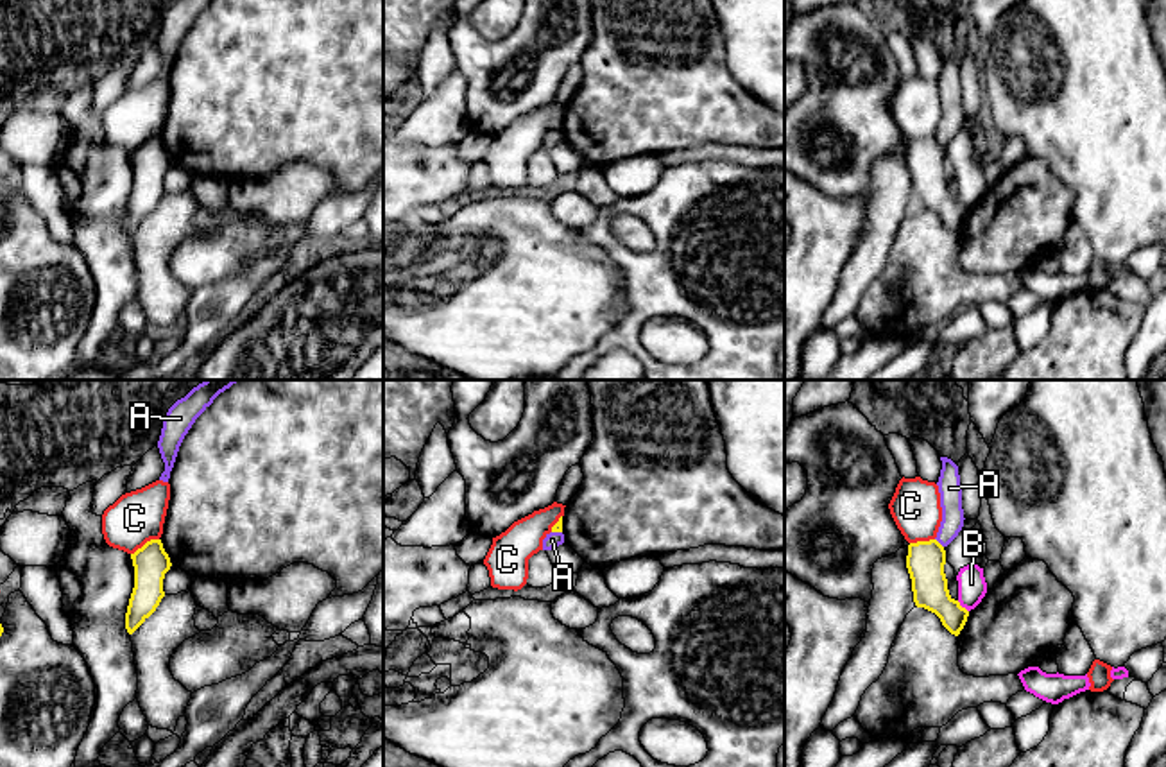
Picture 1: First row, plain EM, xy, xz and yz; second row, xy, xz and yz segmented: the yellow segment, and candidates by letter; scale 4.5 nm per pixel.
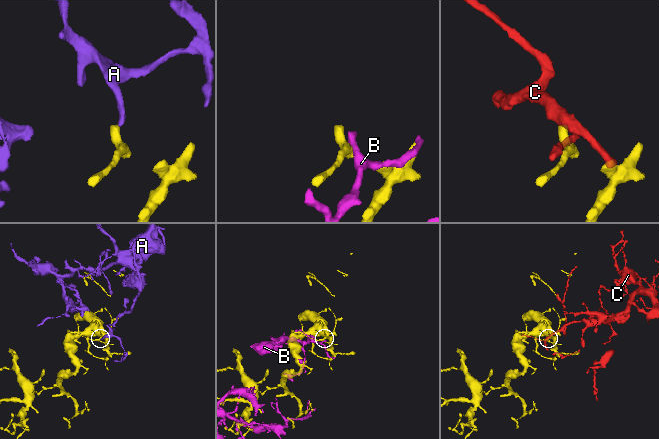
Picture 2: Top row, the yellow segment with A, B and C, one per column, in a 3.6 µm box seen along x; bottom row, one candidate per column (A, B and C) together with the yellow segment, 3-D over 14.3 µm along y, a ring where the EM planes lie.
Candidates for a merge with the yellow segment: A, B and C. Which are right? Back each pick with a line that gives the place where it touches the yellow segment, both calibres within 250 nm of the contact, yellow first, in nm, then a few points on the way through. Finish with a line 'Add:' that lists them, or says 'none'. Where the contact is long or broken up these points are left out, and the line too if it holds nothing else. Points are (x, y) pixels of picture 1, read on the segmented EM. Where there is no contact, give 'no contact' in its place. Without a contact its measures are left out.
Add: none

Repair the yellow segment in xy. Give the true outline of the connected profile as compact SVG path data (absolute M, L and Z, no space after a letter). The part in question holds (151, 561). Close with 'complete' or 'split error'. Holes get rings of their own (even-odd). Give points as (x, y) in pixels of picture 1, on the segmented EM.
M150 539L134 554L134 588L125 613L125 629L133 634L159 606L165 597L163 579L172 563L161 539Z | complete

